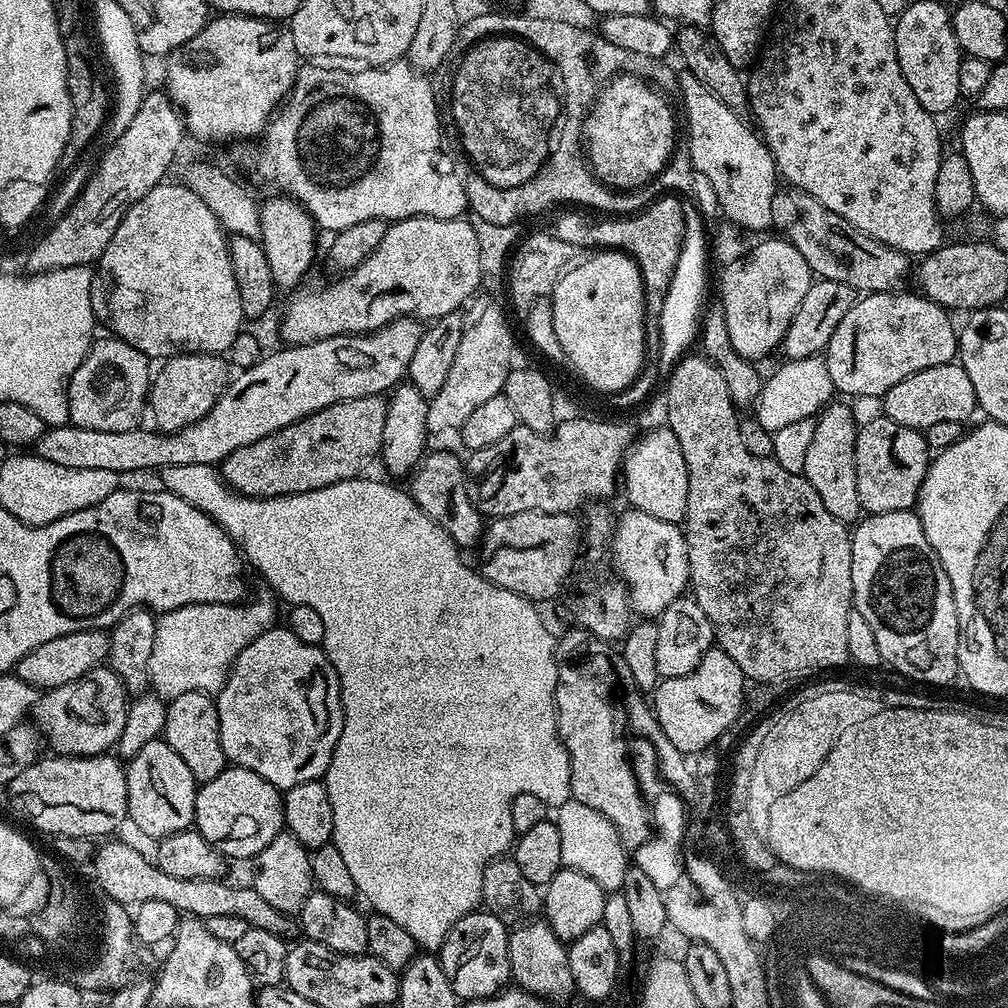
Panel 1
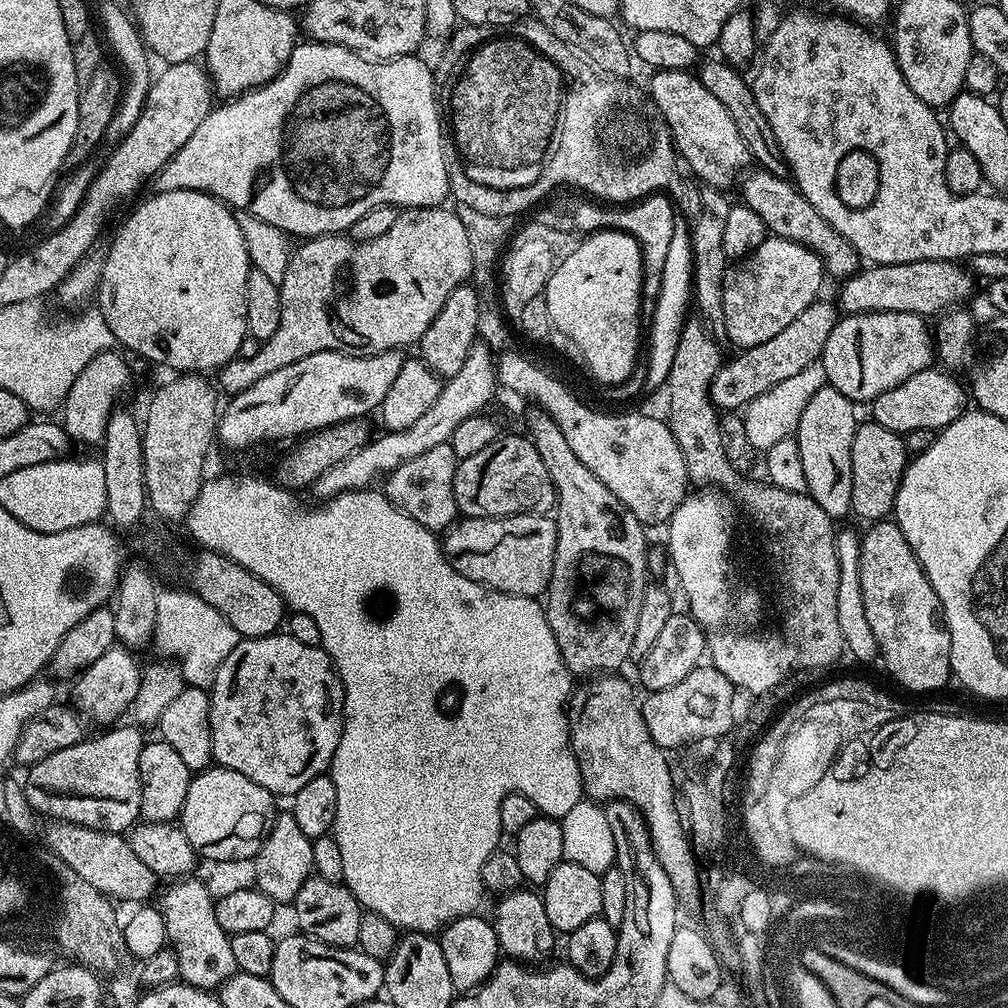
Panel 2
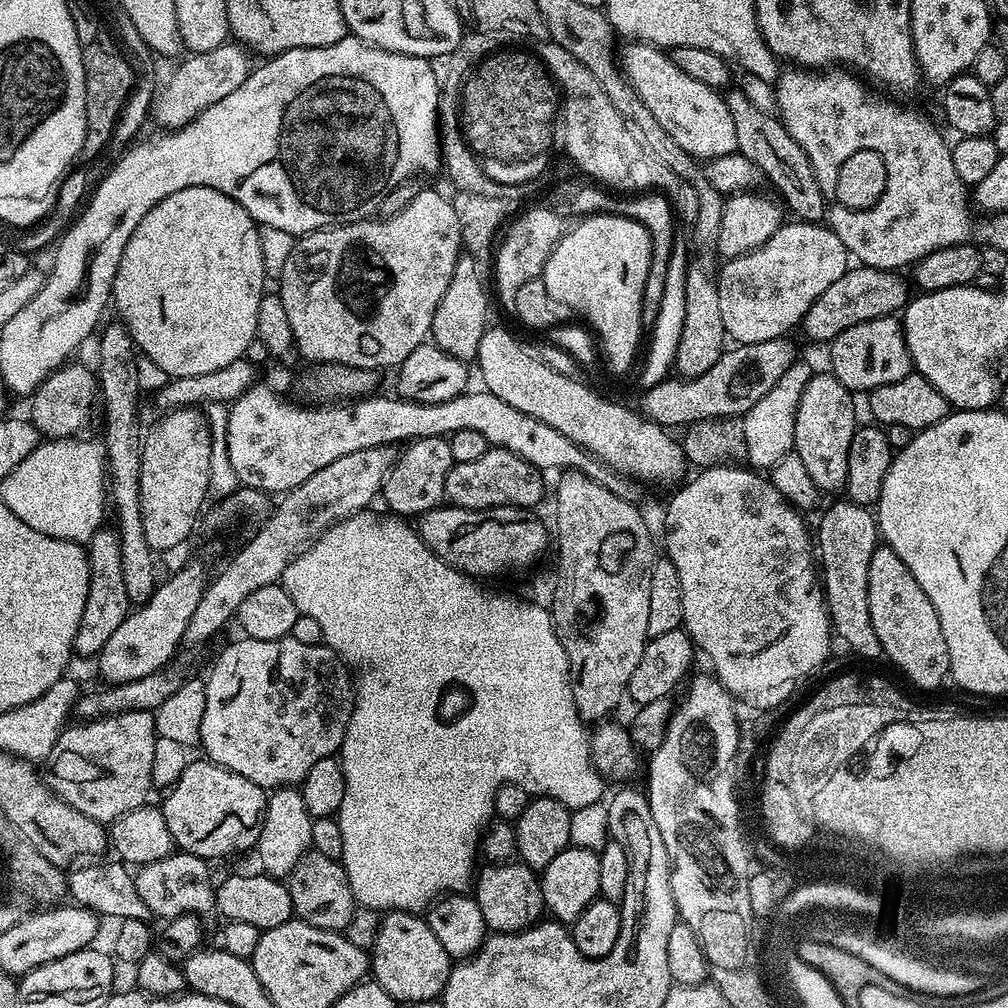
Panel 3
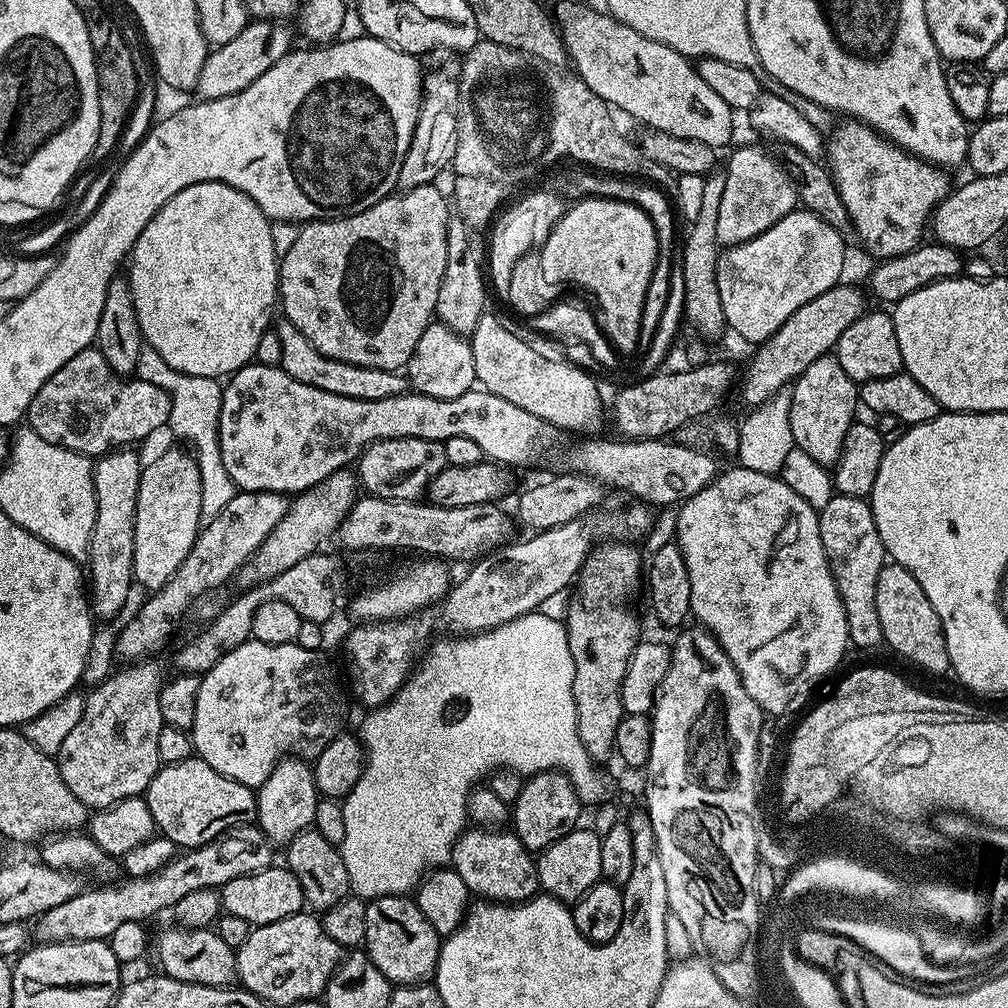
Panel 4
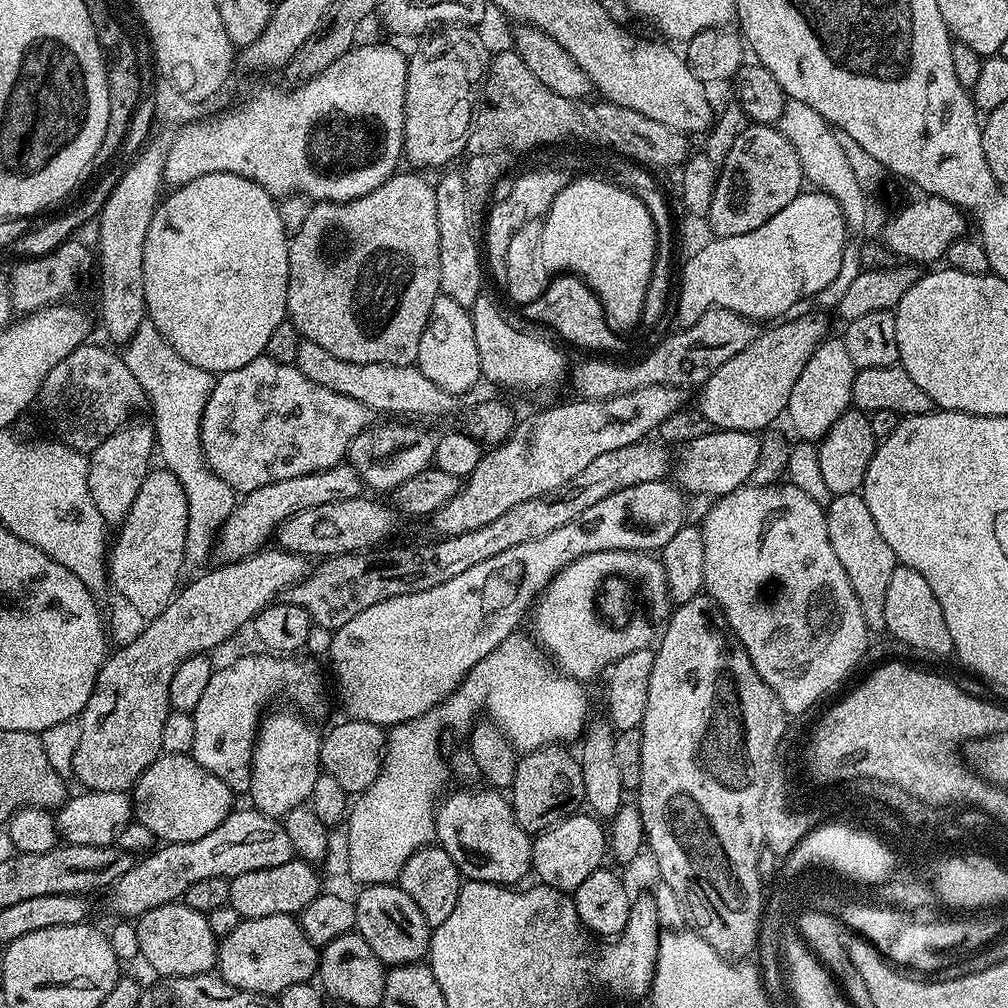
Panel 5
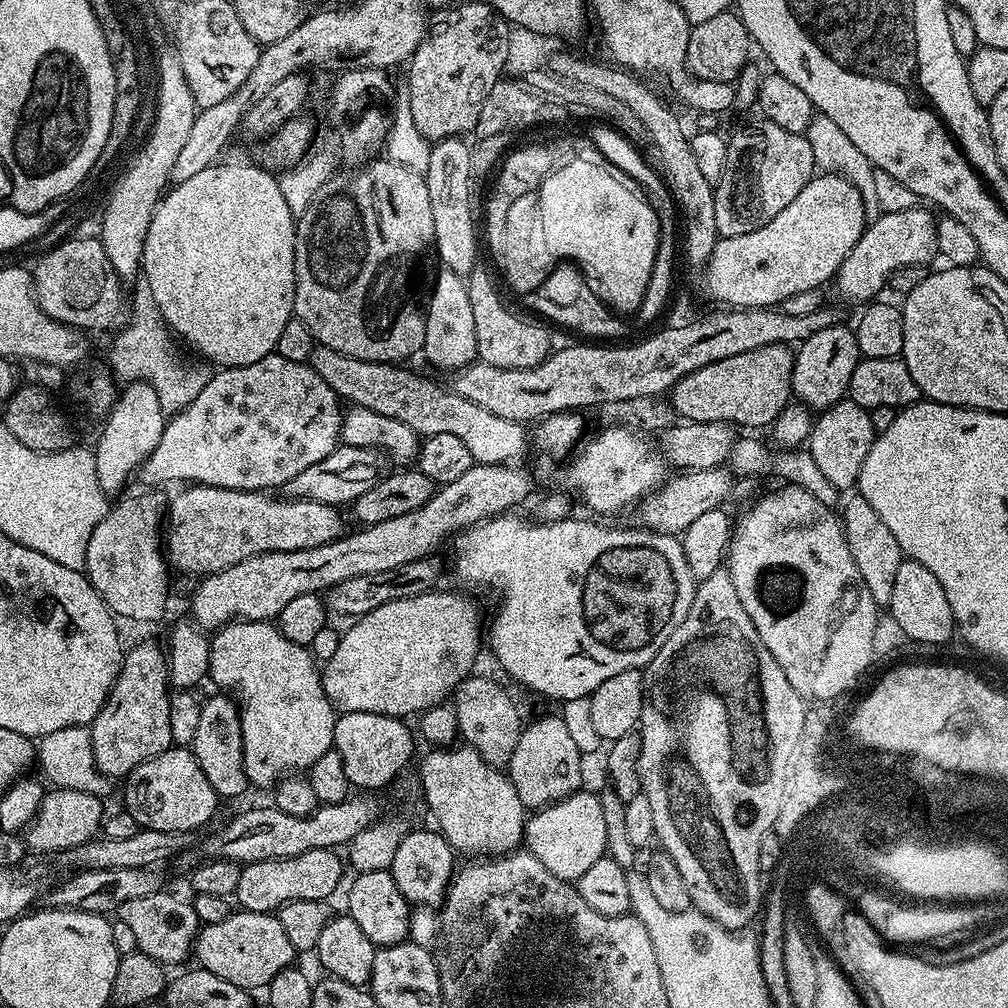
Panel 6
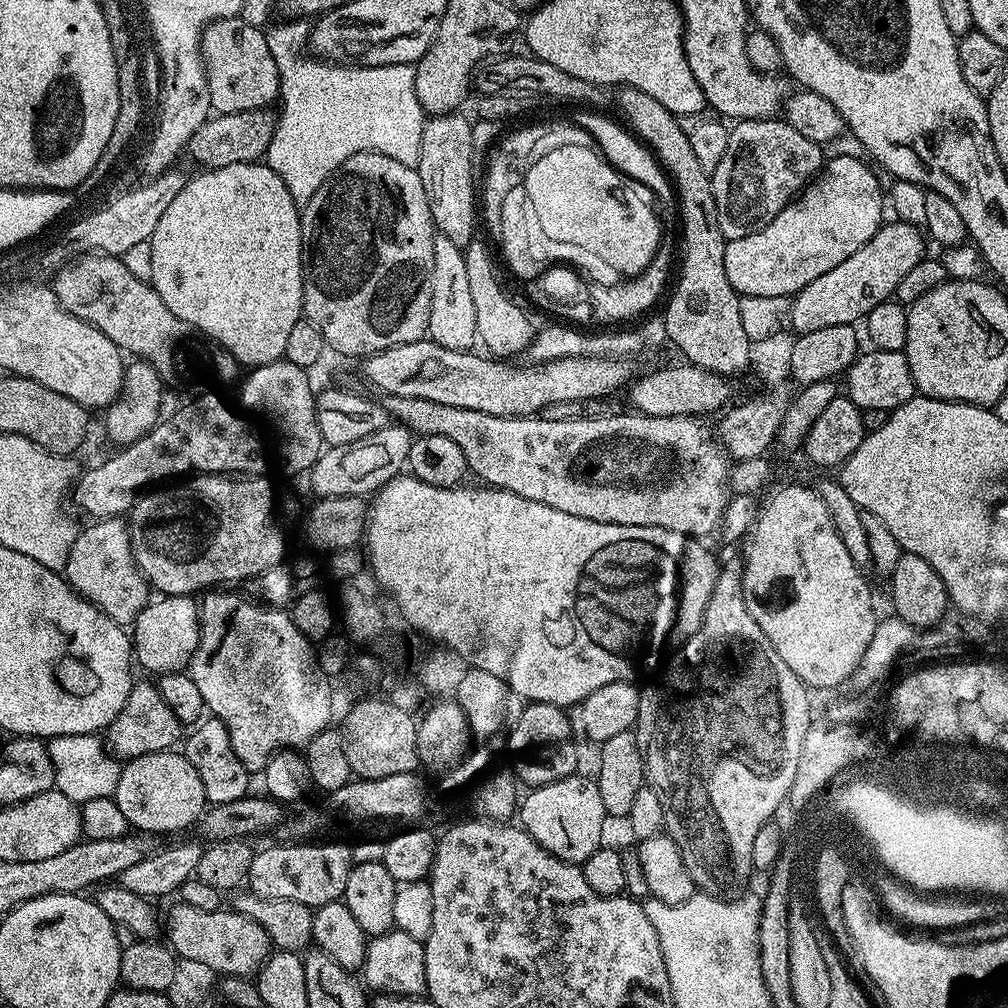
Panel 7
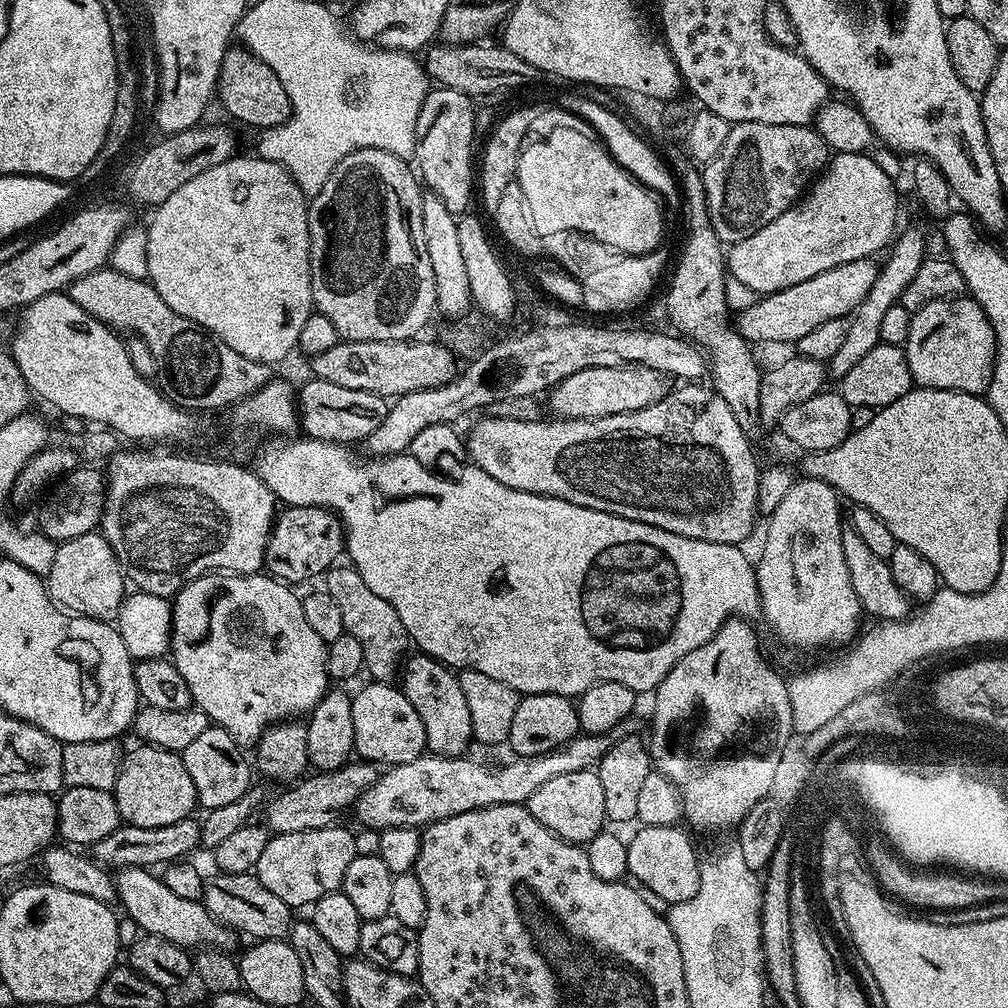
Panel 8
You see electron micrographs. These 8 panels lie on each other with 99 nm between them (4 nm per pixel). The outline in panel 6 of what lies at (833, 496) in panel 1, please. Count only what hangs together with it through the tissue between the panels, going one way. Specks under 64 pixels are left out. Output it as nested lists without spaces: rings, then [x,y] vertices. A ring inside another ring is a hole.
[[[841,323],[819,330],[818,333],[810,334],[810,338],[799,341],[798,347],[795,349],[792,362],[792,395],[799,403],[811,410],[829,408],[847,397],[850,374],[854,374],[854,366],[858,366],[862,357],[858,350],[855,331],[851,327],[846,327]]]

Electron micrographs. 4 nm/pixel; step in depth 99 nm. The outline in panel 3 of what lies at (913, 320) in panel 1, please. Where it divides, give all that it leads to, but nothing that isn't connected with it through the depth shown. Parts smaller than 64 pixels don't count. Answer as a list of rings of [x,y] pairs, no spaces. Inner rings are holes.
[[[883,316],[870,322],[858,322],[858,326],[842,330],[842,334],[838,334],[836,339],[831,341],[830,348],[831,373],[853,394],[867,394],[878,386],[898,382],[913,371],[912,359],[904,337],[904,326],[896,316]]]

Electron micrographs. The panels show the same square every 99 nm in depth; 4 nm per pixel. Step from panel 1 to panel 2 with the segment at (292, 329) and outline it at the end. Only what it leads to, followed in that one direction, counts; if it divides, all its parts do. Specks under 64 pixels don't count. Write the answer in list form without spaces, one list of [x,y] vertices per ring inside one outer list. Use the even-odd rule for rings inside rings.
[[[448,206],[409,208],[401,211],[398,222],[394,222],[394,226],[390,226],[390,230],[386,230],[386,234],[373,240],[353,240],[344,234],[329,234],[327,236],[313,236],[305,239],[301,244],[304,245],[291,253],[285,277],[280,284],[282,318],[278,318],[278,330],[274,330],[274,334],[269,340],[261,343],[258,354],[254,354],[254,358],[249,360],[237,358],[231,364],[225,364],[223,368],[219,369],[220,384],[218,380],[218,388],[221,393],[228,392],[229,397],[236,396],[242,390],[246,390],[246,386],[252,386],[254,382],[258,382],[258,378],[266,378],[266,374],[274,374],[274,370],[282,370],[282,366],[290,366],[290,362],[298,362],[302,357],[310,354],[348,352],[351,356],[377,356],[383,352],[407,349],[407,344],[415,345],[422,338],[422,334],[426,334],[426,326],[430,326],[430,322],[434,322],[438,310],[442,310],[446,298],[450,298],[450,290],[465,283],[472,275],[470,243],[466,236],[466,229],[459,222],[455,211],[451,207],[448,209]]]

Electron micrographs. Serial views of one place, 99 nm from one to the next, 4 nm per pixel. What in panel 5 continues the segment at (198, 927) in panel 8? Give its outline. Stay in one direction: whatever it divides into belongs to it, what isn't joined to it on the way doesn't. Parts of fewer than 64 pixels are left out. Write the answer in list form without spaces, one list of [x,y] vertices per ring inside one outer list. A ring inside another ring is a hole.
[[[282,914],[241,920],[236,929],[222,937],[216,953],[216,968],[221,980],[235,988],[273,998],[279,997],[286,986],[309,983],[317,975],[319,963],[317,945],[306,938],[299,919]]]

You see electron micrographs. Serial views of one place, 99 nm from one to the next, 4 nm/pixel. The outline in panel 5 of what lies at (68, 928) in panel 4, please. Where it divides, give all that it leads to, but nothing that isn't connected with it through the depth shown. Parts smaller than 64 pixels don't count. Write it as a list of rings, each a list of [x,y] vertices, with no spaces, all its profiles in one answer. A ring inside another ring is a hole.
[[[245,806],[241,812],[240,809],[232,811],[217,828],[206,834],[206,838],[198,838],[198,842],[164,844],[158,848],[137,859],[132,868],[112,885],[112,908],[120,915],[117,917],[138,918],[146,914],[146,910],[154,910],[154,906],[177,903],[186,890],[202,878],[231,878],[250,870],[282,866],[282,862],[294,859],[290,834],[286,834],[283,823],[251,806]]]

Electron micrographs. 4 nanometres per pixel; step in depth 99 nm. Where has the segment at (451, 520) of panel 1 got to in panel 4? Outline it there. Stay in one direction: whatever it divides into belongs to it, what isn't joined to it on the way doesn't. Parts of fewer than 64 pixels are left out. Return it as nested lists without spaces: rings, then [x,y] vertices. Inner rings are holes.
[[[394,438],[376,440],[358,457],[358,484],[365,493],[387,500],[419,501],[434,478],[446,466],[444,445],[426,438]]]

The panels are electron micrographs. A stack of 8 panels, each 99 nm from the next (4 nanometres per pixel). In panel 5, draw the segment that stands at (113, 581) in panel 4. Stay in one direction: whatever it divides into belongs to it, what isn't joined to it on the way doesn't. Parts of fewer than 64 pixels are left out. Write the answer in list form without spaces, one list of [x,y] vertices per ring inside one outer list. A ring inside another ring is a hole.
[[[133,419],[121,424],[120,429],[102,446],[98,446],[88,456],[88,485],[90,498],[94,498],[94,506],[98,506],[98,514],[102,514],[105,525],[119,526],[124,523],[130,506],[134,506],[134,498],[138,498],[138,490],[142,490],[142,482],[147,478],[152,458],[157,451],[156,431],[147,419]]]

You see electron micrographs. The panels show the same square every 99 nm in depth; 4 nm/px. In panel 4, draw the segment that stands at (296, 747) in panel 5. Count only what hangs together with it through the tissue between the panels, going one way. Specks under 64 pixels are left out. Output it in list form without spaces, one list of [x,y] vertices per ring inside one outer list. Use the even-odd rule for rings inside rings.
[[[285,758],[274,766],[270,778],[262,782],[256,792],[255,823],[260,827],[273,845],[286,846],[299,832],[307,832],[313,827],[312,819],[316,813],[316,803],[322,799],[316,790],[312,764],[299,758]]]

